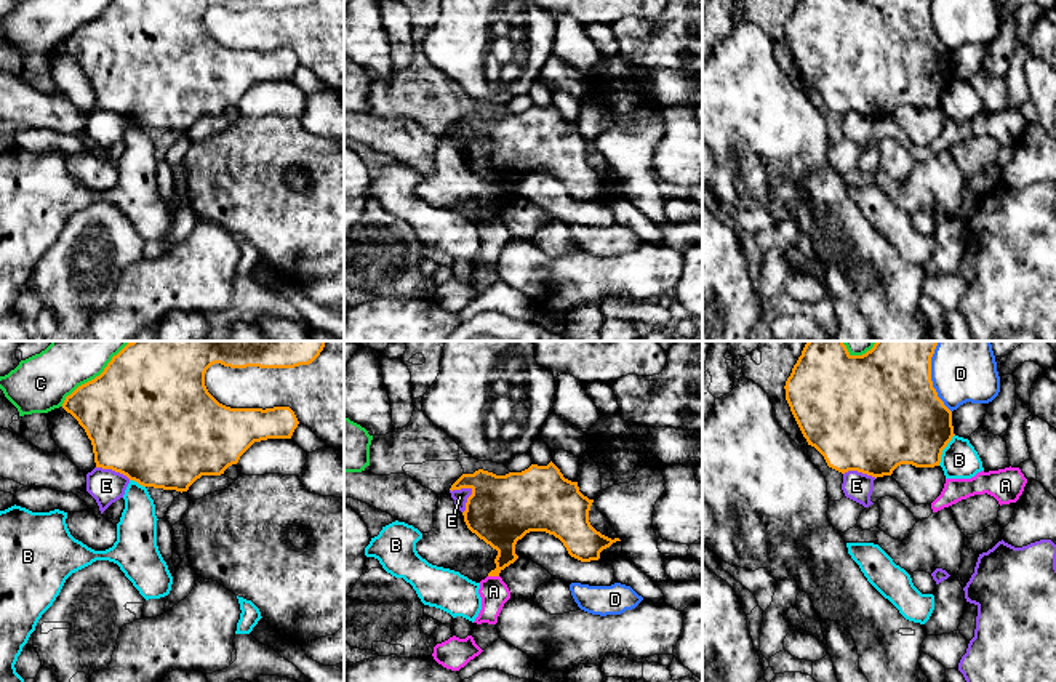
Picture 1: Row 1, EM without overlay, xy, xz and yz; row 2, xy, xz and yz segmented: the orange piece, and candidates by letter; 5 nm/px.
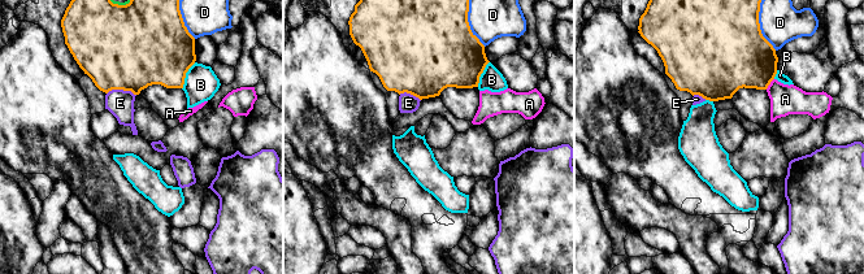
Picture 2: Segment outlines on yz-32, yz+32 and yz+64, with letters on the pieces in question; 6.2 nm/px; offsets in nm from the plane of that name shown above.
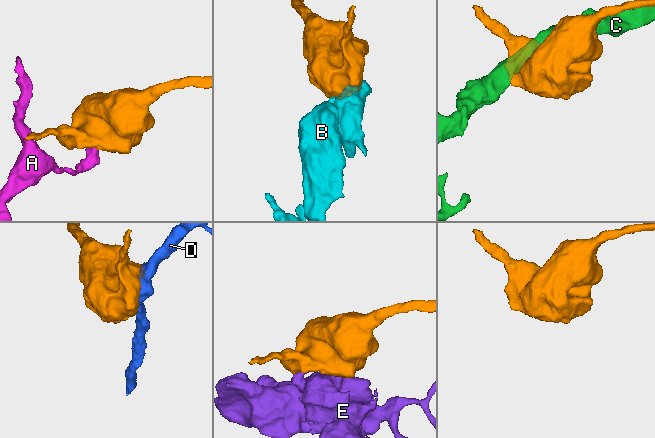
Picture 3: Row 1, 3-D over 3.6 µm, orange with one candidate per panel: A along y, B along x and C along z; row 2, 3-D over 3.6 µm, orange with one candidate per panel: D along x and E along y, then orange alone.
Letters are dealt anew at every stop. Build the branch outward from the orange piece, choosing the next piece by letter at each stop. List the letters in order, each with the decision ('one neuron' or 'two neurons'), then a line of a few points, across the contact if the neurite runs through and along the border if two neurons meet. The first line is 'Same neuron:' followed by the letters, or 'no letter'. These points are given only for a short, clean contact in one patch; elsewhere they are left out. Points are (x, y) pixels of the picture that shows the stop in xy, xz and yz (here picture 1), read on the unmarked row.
Same neuron: no letter
A: two neurons | xz (488, 216), (498, 218)
B: two neurons
C: two neurons
D: two neurons
E: two neurons | xz (450, 130), (471, 132), (463, 154)

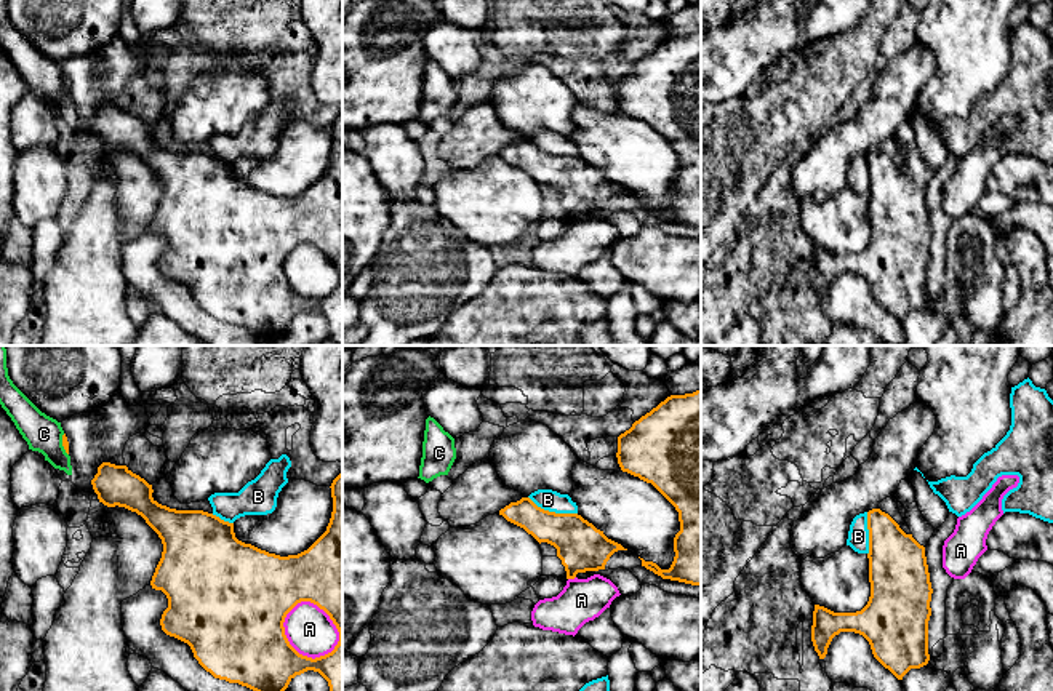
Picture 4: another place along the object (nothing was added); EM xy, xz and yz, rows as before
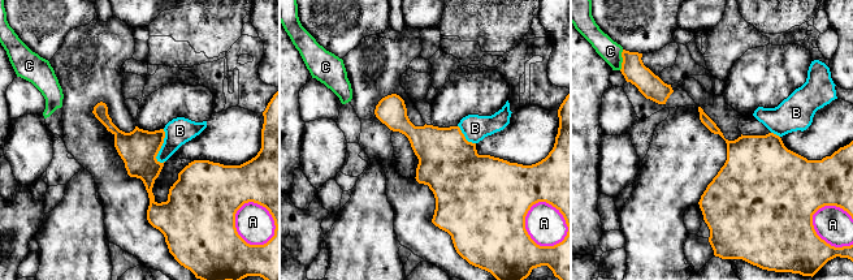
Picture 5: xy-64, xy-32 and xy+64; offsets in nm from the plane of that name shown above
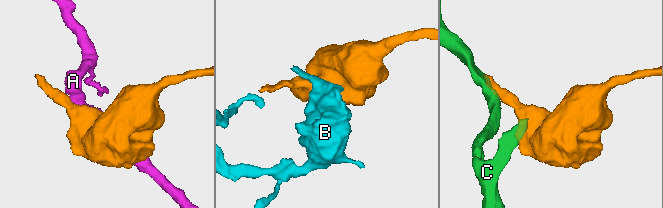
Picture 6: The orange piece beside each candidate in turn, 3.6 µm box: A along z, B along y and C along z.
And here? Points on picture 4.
Same neuron: no letter
A: two neurons
B: two neurons | xz (528, 138), (544, 151), (576, 155)
C: two neurons | xy (63, 75), (63, 90), (68, 96)

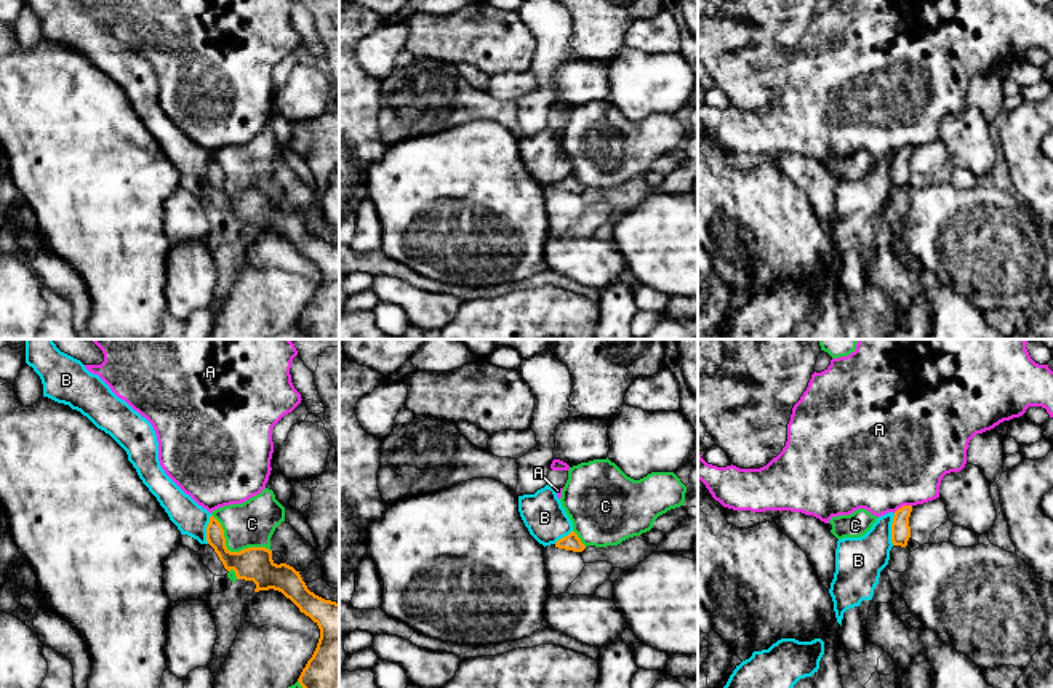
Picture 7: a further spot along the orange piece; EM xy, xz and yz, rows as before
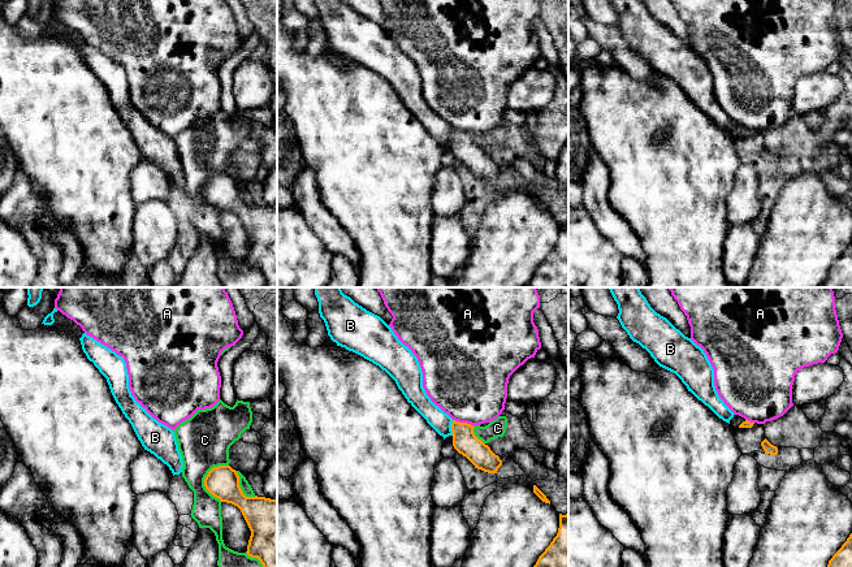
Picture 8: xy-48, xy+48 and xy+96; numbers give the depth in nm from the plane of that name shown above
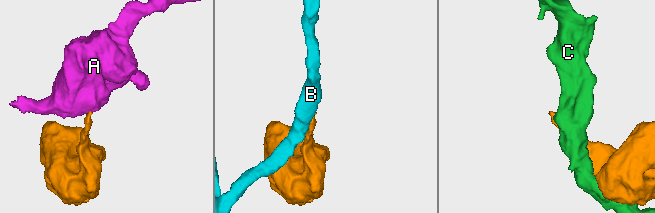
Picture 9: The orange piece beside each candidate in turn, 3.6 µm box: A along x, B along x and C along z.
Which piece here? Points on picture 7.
Same neuron: no letter
A: two neurons | yz (911, 146), (903, 146), (893, 154)
B: two neurons | yz (895, 156), (892, 186)
C: two neurons

